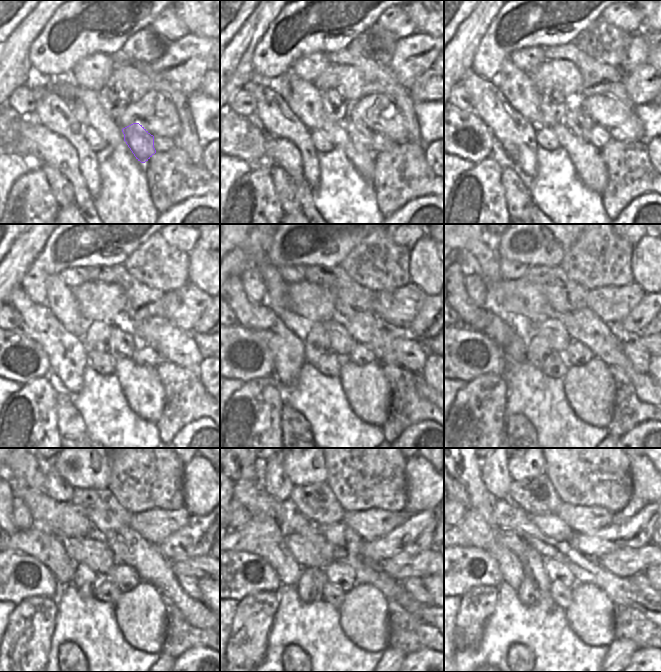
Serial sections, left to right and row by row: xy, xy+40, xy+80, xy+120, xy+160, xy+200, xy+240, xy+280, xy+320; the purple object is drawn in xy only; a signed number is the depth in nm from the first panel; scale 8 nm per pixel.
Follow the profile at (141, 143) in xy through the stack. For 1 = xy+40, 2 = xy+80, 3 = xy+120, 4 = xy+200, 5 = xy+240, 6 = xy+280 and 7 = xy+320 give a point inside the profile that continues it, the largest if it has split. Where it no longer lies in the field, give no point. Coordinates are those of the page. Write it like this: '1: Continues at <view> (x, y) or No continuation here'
1: Continues at xy+40 (361, 137)
2: Continues at xy+80 (579, 123)
3: Continues at xy+120 (122, 342)
4: Continues at xy+200 (549, 328)
5: Continues at xy+240 (92, 551)
6: Continues at xy+280 (308, 554)
7: Continues at xy+320 (473, 530).

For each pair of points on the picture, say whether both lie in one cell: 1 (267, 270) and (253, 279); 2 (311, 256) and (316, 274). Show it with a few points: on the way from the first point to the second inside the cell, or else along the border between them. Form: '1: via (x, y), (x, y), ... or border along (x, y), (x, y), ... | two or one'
1: border along (256, 266), (267, 292), (266, 298) | two
2: border along (337, 264), (334, 266), (306, 267) | two

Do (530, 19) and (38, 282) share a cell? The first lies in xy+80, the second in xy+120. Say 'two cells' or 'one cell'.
one cell

